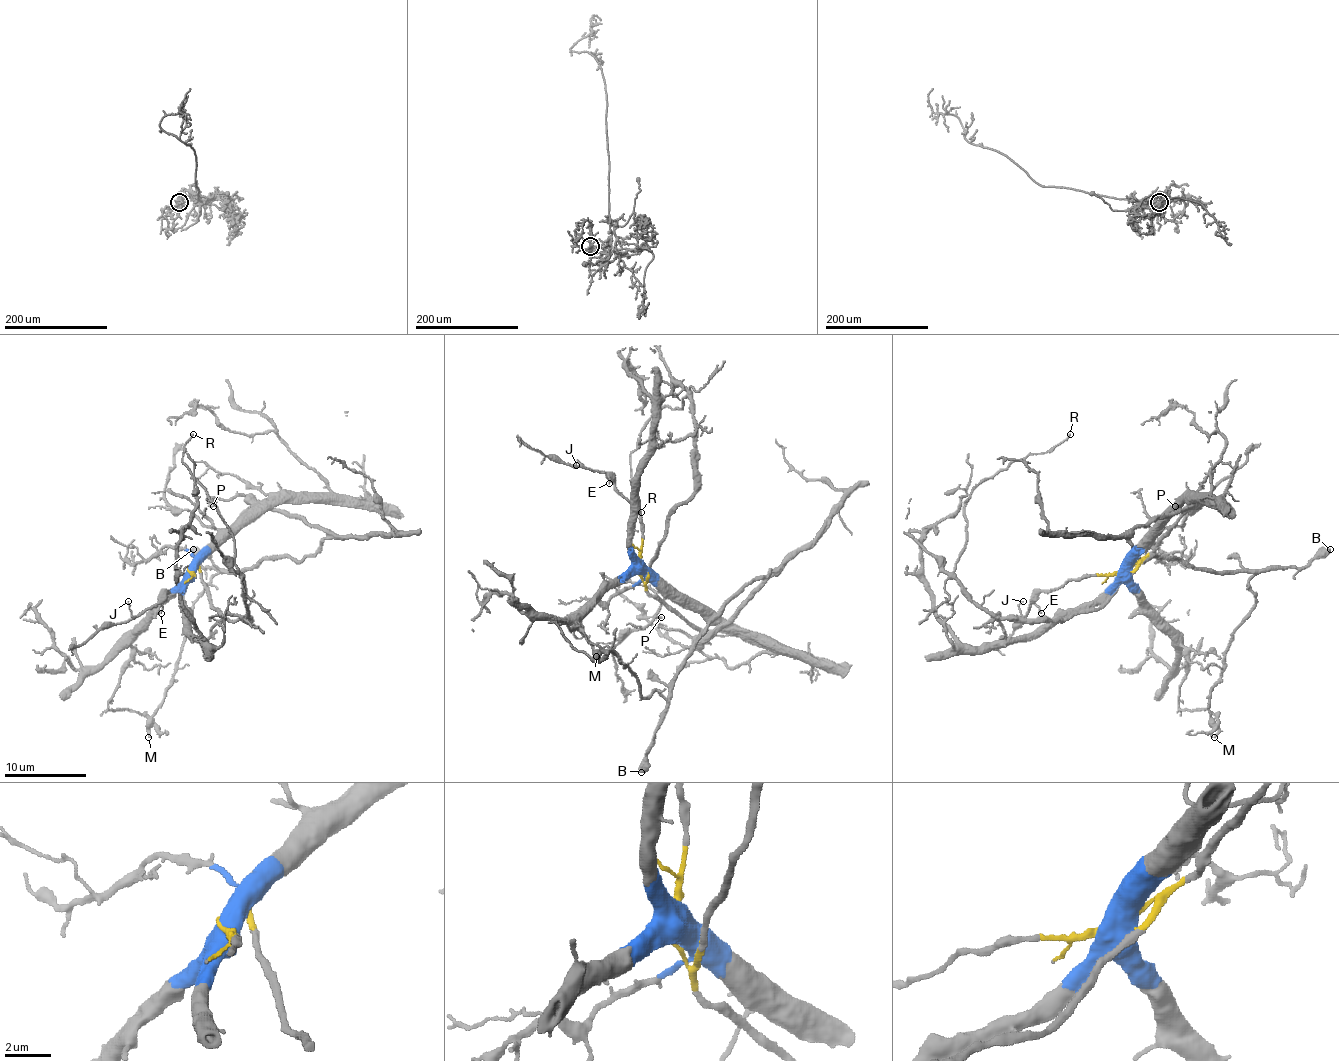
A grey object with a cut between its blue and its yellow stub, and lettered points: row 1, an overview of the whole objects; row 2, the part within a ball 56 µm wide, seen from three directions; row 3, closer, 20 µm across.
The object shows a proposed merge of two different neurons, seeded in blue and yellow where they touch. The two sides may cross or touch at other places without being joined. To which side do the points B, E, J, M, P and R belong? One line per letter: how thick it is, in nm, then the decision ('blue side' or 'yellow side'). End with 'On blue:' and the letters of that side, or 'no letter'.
B: calibre 600 nm; yellow side
E: calibre 110 nm; yellow side
J: calibre 90 nm; yellow side
M: calibre 200 nm; yellow side
P: calibre 110 nm; yellow side
R: calibre 120 nm; yellow side
On blue: no letter

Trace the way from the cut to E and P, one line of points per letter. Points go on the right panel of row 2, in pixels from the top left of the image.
E: (1125, 569), (1106, 575), (1069, 579), (1059, 587), (1039, 594), (1034, 604), (1041, 612)
P: (1125, 569), (1147, 557), (1195, 495), (1174, 505)

